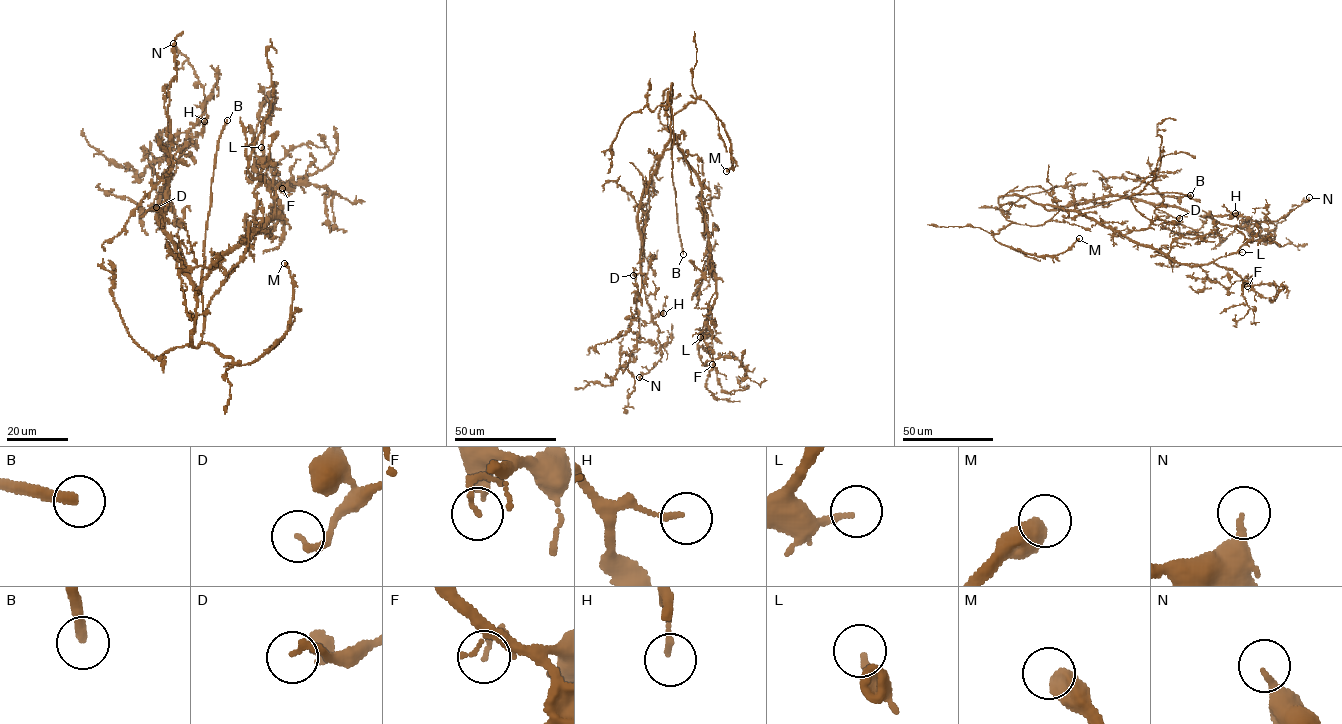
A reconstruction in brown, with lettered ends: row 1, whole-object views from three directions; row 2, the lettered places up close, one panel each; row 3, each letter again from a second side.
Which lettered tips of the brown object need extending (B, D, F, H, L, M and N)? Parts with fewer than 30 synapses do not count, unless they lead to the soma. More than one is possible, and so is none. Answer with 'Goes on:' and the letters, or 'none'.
Goes on: B, D

